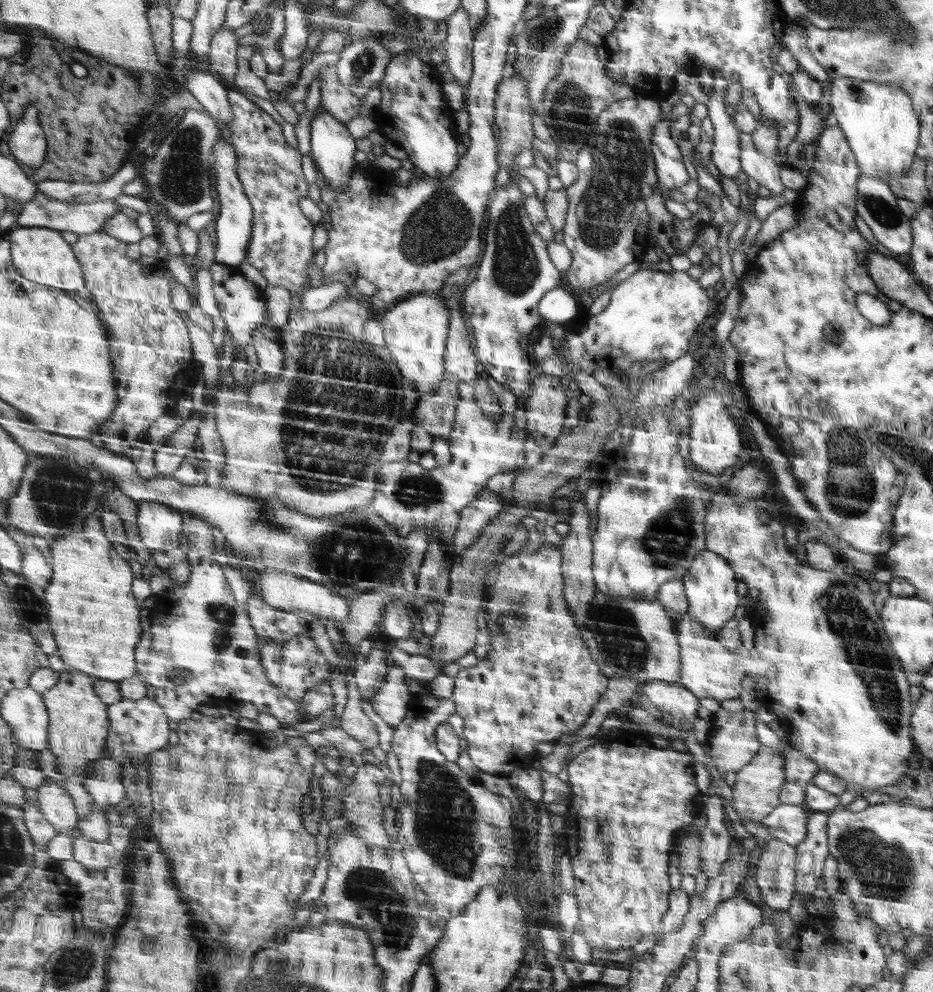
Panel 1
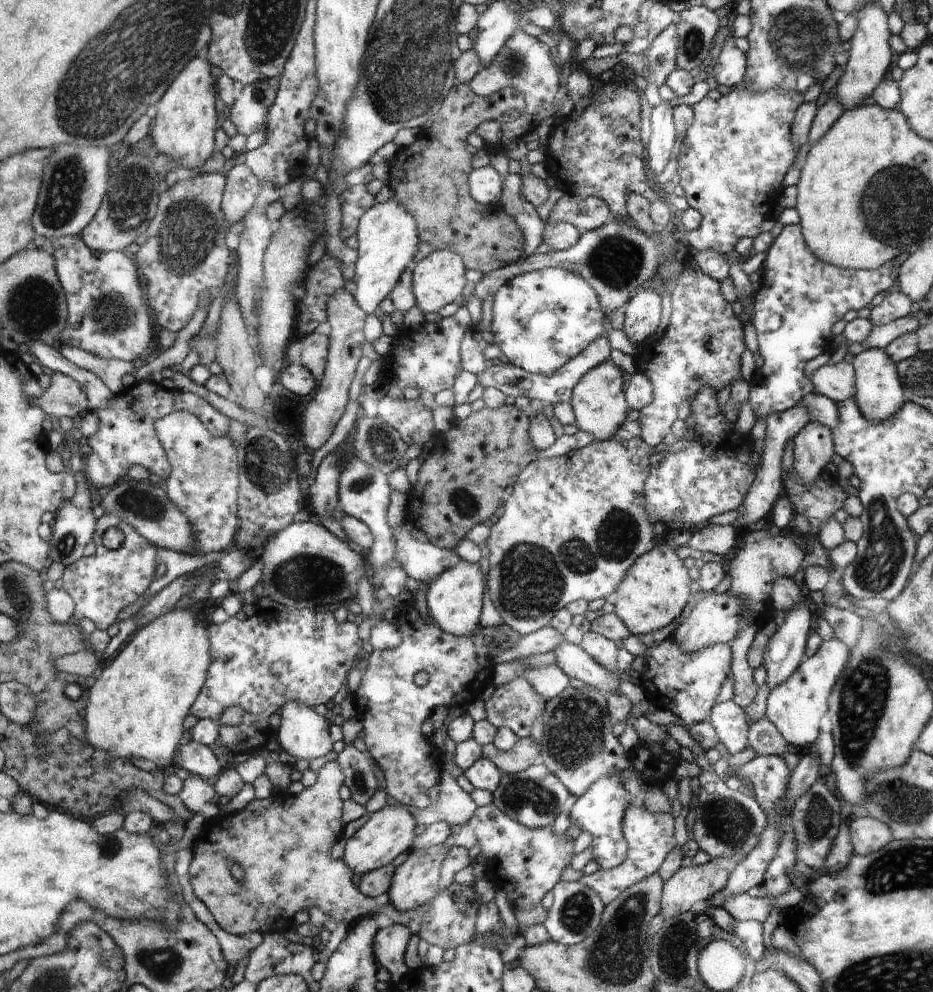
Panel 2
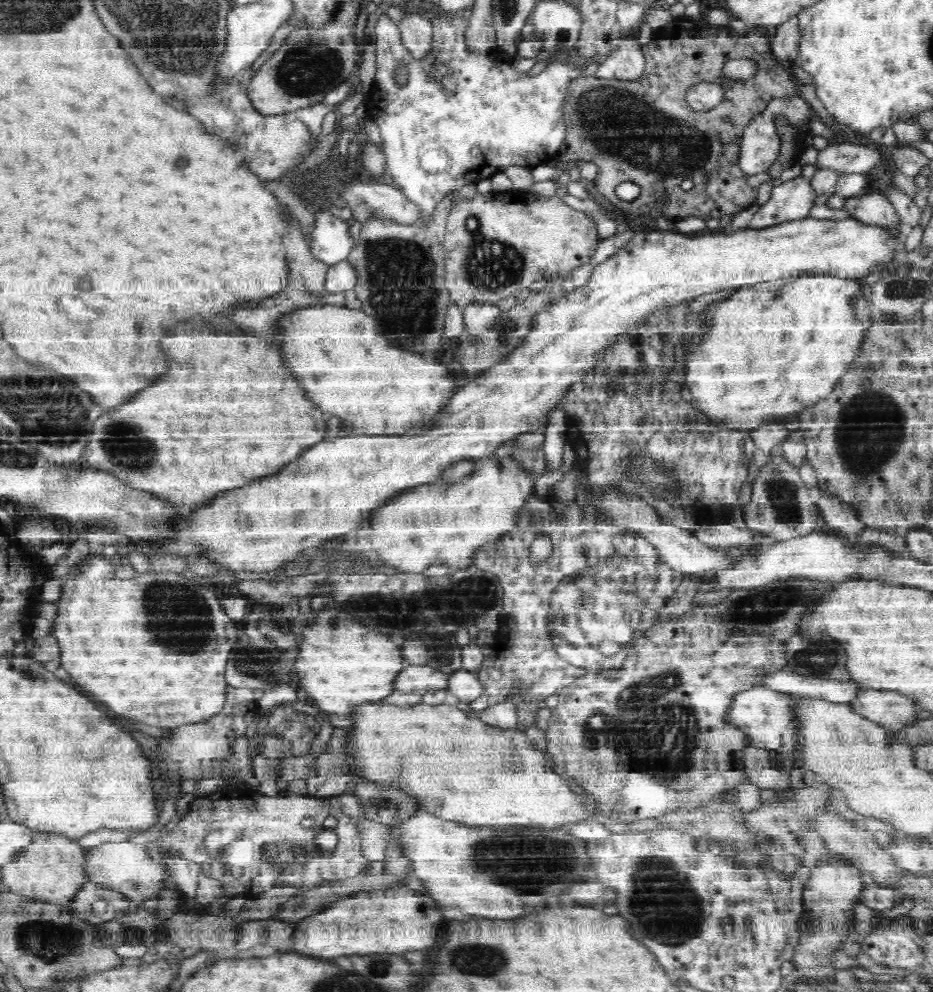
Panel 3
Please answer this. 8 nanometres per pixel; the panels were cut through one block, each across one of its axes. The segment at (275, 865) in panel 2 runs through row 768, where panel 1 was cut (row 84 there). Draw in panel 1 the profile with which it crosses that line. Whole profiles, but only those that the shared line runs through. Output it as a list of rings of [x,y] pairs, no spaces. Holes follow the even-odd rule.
[[[325,66],[319,72],[321,72],[319,80],[321,80],[321,94],[323,94],[321,110],[335,116],[341,124],[349,126],[349,122],[359,116],[359,110],[361,110],[359,98],[353,96],[353,92],[347,90],[339,82],[337,66],[333,66],[333,68]]]

